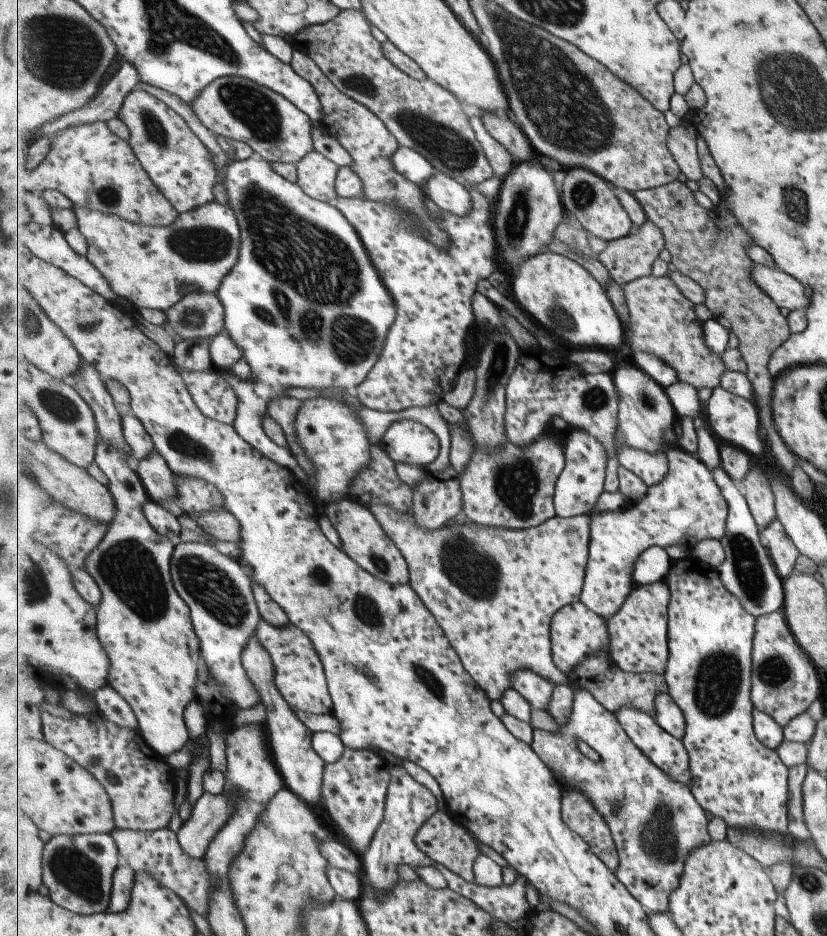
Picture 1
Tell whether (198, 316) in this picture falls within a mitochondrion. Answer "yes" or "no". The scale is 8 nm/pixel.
yes

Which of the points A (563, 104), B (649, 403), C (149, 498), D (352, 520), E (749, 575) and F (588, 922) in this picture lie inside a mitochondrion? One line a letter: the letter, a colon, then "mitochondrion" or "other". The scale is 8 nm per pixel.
A: mitochondrion
B: mitochondrion
C: other
D: other
E: mitochondrion
F: other

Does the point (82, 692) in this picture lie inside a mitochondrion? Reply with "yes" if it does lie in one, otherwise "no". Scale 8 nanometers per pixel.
no

